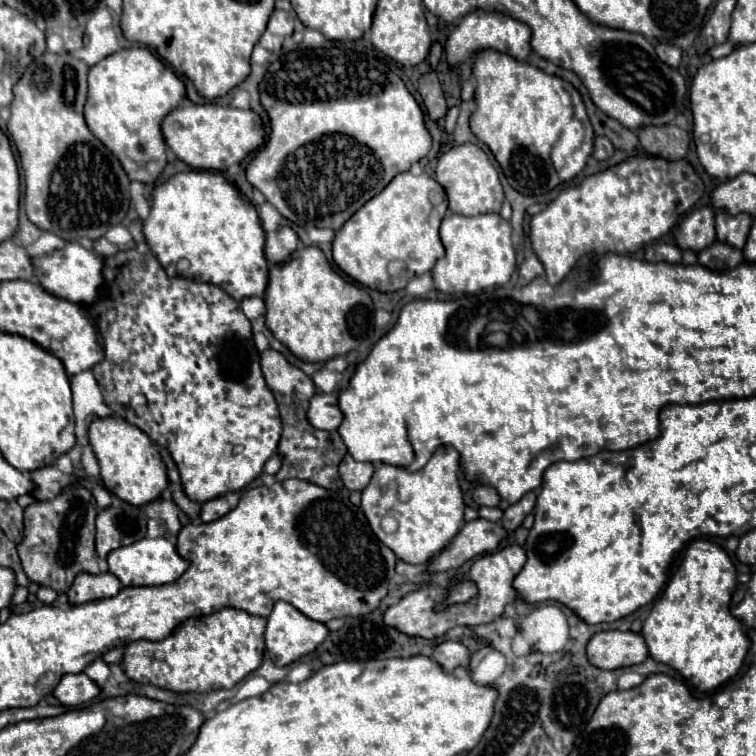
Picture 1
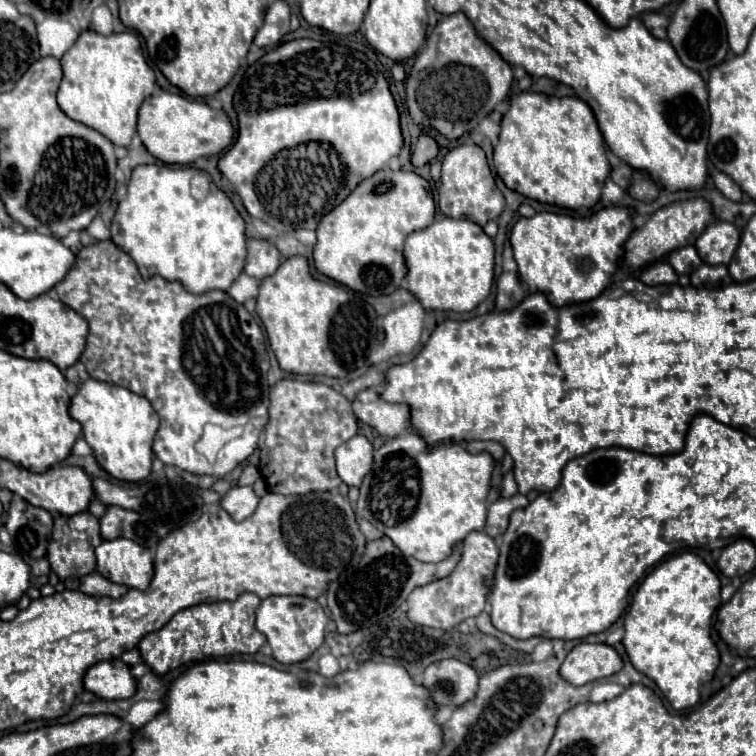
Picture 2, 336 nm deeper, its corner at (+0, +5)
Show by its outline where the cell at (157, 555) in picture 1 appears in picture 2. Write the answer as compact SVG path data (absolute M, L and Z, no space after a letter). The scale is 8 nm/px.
M125 537L103 541L95 549L95 557L97 573L113 583L147 589L153 579L153 559L149 549Z

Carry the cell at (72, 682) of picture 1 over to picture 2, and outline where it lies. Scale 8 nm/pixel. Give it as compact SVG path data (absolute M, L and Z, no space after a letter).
M121 659L101 661L85 673L85 689L101 699L129 699L137 691L137 679Z

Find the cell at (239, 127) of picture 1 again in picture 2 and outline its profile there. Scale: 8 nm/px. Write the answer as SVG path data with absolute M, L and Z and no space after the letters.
M159 91L143 101L139 107L137 133L143 147L167 165L189 165L199 157L221 153L233 139L233 125L225 111L207 107L203 101L187 99L169 91Z

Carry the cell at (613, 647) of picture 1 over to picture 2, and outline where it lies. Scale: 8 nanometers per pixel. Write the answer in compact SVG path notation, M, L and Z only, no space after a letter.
M579 643L569 651L559 673L567 683L579 687L579 685L609 677L617 673L621 667L623 667L623 661L613 647L603 643L595 643L595 645Z

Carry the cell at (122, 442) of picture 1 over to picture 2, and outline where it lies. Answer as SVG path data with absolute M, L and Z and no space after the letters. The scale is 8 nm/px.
M89 377L87 381L79 383L77 393L71 397L69 415L81 423L85 441L93 449L97 463L109 475L135 483L151 473L151 445L159 429L159 417L145 397L131 393L125 387Z

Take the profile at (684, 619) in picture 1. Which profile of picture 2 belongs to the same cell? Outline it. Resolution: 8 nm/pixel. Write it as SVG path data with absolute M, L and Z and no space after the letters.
M695 553L661 561L637 587L623 621L623 647L631 665L653 679L675 711L699 701L699 687L713 679L719 651L711 641L711 617L721 605L719 579Z

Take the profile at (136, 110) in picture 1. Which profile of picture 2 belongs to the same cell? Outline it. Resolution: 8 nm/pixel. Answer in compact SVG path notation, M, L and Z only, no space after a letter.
M87 29L61 57L63 79L57 91L59 109L73 121L103 133L113 145L121 147L129 147L137 127L137 109L155 87L155 75L145 63L139 45L137 35L129 31L99 35Z

